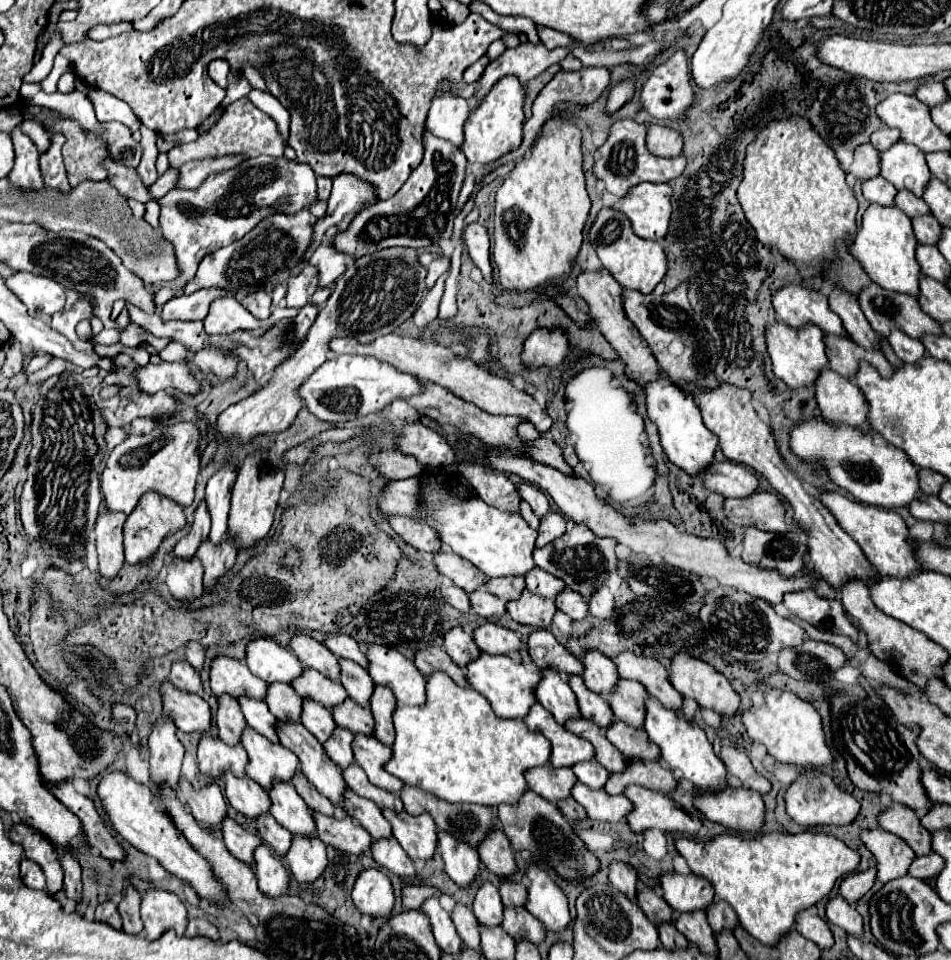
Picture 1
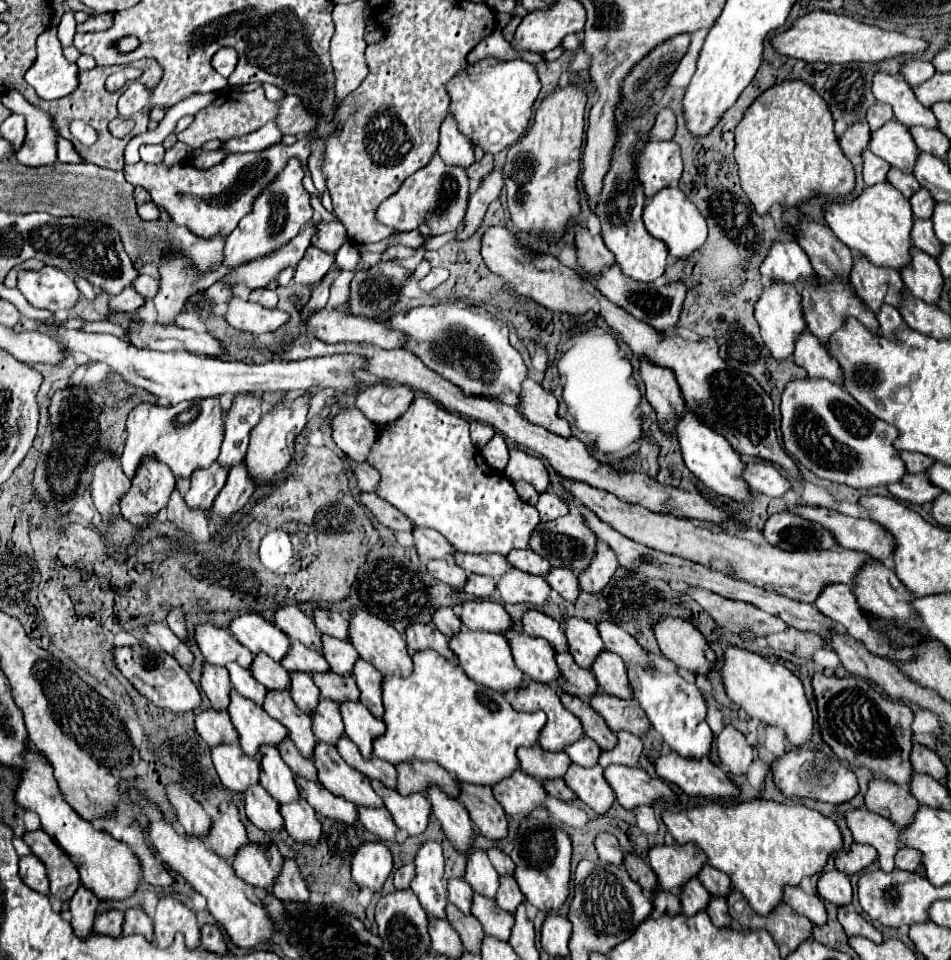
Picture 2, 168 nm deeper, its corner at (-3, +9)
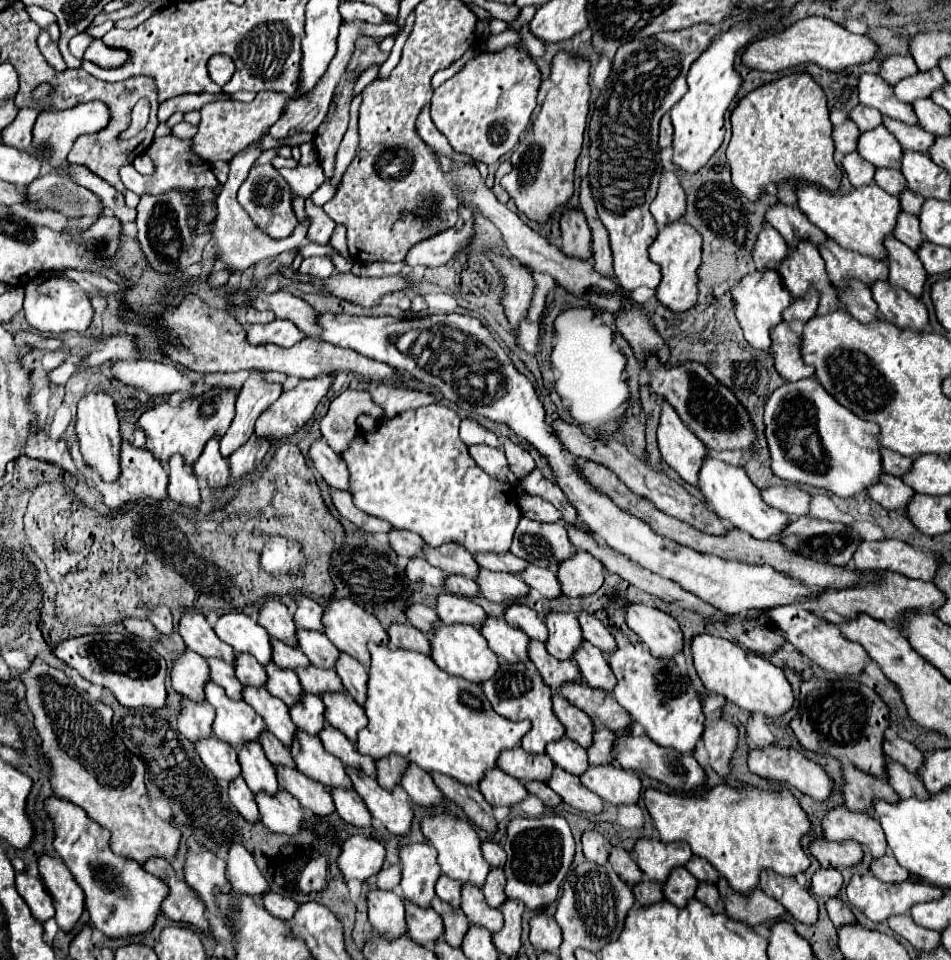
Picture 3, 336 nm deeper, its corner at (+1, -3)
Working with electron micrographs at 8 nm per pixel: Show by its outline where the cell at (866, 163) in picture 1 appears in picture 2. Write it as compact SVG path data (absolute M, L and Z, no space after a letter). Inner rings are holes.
M857 121L845 129L845 133L839 137L839 143L843 153L847 157L853 157L863 153L863 149L869 145L869 137L871 137L871 129L867 121Z

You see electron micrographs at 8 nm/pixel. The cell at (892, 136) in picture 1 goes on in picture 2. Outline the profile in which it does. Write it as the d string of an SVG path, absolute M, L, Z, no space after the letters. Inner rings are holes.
M875 103L867 109L867 123L871 129L879 129L881 125L885 125L891 119L893 119L893 111L889 109L889 105Z

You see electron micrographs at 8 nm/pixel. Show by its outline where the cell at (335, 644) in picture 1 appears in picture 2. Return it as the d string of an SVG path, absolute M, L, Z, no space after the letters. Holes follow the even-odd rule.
M317 607L313 611L313 621L319 629L319 633L325 633L325 635L333 635L337 639L347 639L347 625L349 621L343 619L337 611L331 611L331 609L321 609Z

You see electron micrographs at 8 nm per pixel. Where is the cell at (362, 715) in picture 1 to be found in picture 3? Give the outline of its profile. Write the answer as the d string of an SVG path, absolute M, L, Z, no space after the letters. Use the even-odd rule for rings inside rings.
M305 667L305 669L297 669L301 687L305 693L313 693L313 695L323 695L323 693L341 693L345 691L345 687L341 685L341 679L337 677L335 671L329 669L319 669L319 667Z

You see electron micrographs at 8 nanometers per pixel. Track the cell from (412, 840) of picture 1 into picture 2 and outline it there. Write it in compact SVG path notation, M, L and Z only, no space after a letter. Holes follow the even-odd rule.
M371 781L375 793L383 799L385 807L389 809L395 825L409 835L421 835L429 823L429 801L423 793L411 793L407 797L399 795L395 789L385 787L379 781Z

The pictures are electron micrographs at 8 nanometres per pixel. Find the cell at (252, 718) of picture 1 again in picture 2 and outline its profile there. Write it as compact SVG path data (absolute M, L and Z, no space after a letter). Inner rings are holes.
M227 663L225 665L227 671L229 671L229 677L231 677L231 685L243 695L243 697L249 697L251 701L257 701L261 705L261 701L265 699L265 693L267 689L257 681L253 679L251 671L241 667L239 663Z

